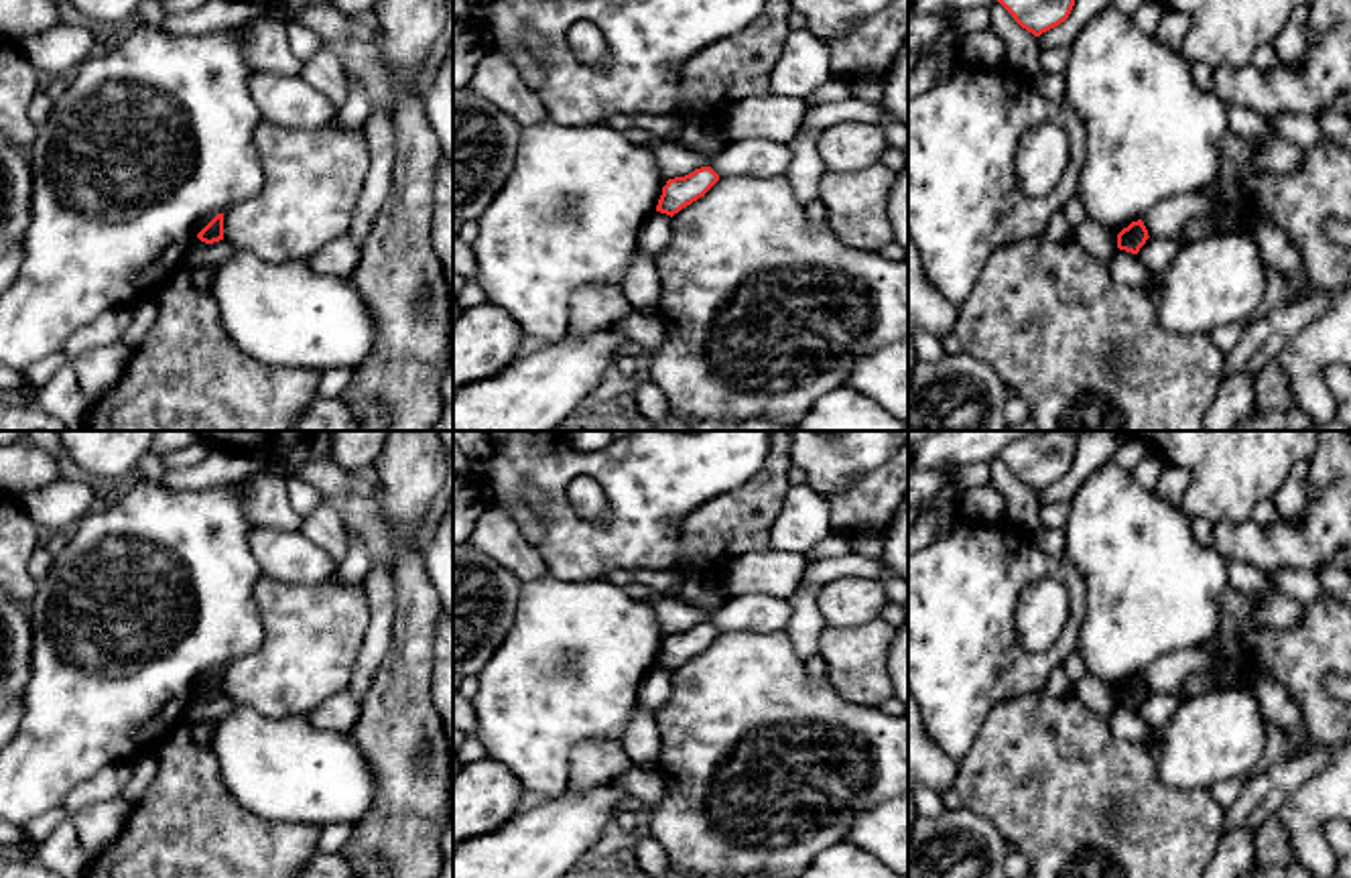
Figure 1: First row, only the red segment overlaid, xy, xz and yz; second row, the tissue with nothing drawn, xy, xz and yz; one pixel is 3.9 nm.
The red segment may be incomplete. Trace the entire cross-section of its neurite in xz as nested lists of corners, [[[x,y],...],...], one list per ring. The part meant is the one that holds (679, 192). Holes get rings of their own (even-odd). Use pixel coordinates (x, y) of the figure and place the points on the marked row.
[[[701,167],[685,177],[668,179],[662,187],[656,211],[672,217],[683,207],[703,197],[717,181],[719,175],[711,167]]]

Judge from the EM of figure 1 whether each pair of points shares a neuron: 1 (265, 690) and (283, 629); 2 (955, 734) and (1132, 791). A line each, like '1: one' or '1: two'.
1: one
2: two

